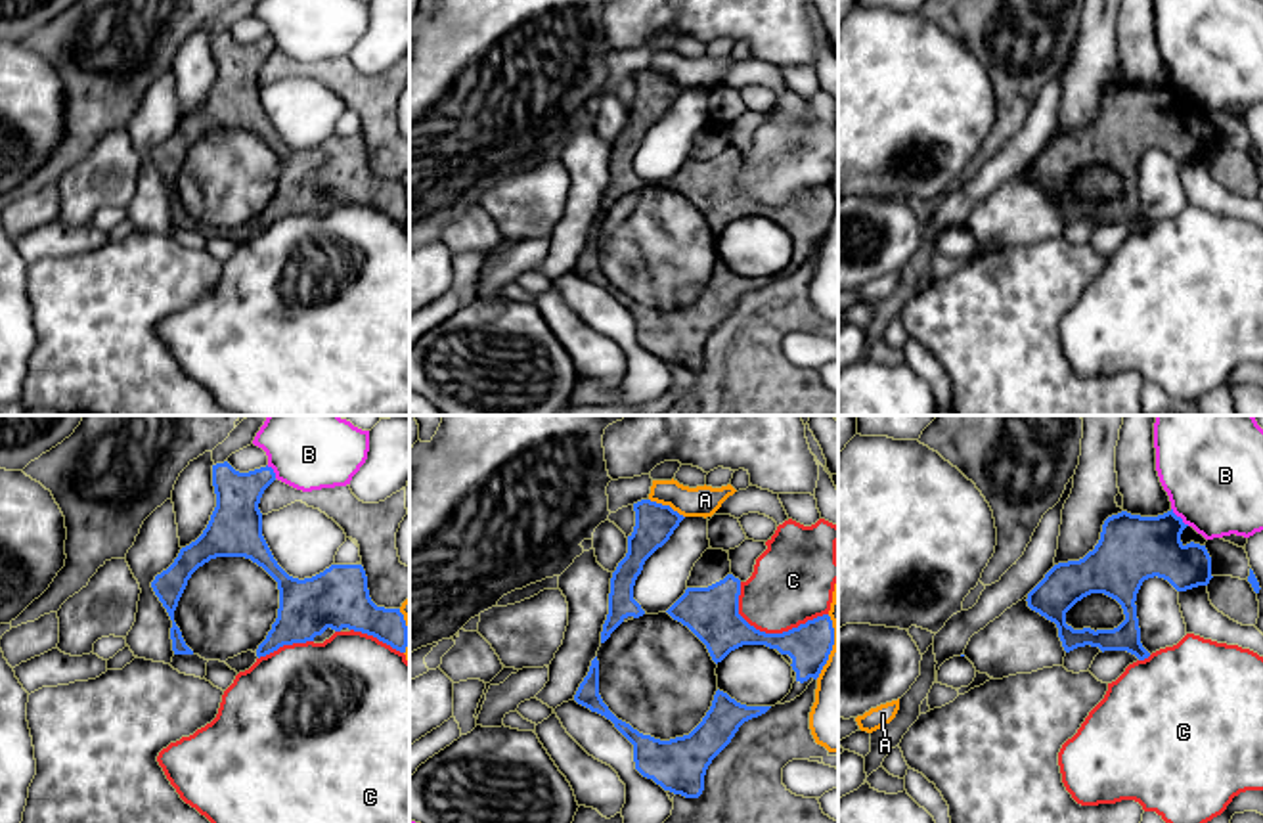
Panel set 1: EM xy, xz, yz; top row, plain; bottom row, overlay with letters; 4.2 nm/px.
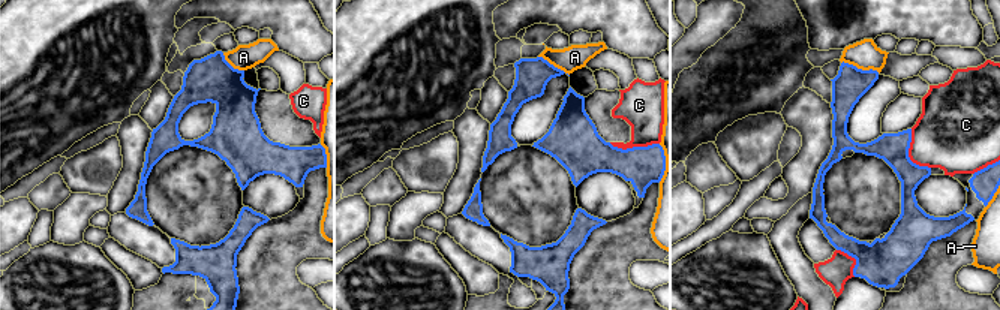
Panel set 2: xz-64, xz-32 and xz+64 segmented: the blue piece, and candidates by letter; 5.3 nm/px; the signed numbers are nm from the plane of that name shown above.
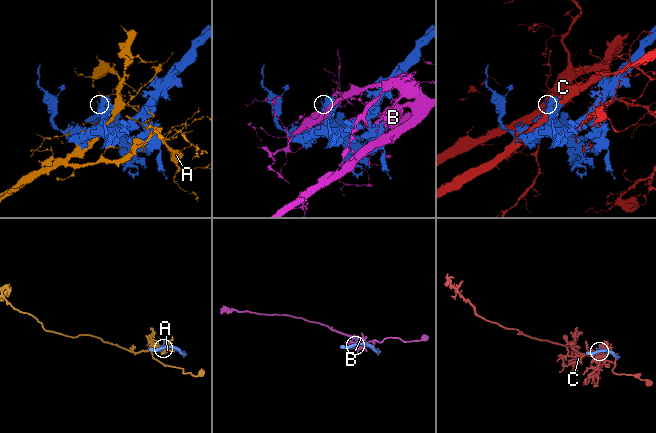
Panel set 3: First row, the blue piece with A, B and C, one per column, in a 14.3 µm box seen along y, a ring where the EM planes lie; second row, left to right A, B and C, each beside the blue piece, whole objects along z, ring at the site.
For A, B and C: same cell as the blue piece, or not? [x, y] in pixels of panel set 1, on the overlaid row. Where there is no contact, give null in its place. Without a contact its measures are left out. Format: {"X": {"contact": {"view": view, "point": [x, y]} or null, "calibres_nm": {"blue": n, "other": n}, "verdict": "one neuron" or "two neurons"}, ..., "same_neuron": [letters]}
{"A": {"contact": {"view": "xz", "point": [666, 506]}, "calibres_nm": {"blue": 170, "other": 130}, "verdict": "two neurons"}, "B": {"contact": {"view": "yz", "point": [1179, 517]}, "calibres_nm": {"blue": 280, "other": 440}, "verdict": "two neurons"}, "C": {"contact": {"view": "xz", "point": [768, 634]}, "calibres_nm": {"blue": 220, "other": 340}, "verdict": "two neurons"}, "same_neuron": []}

